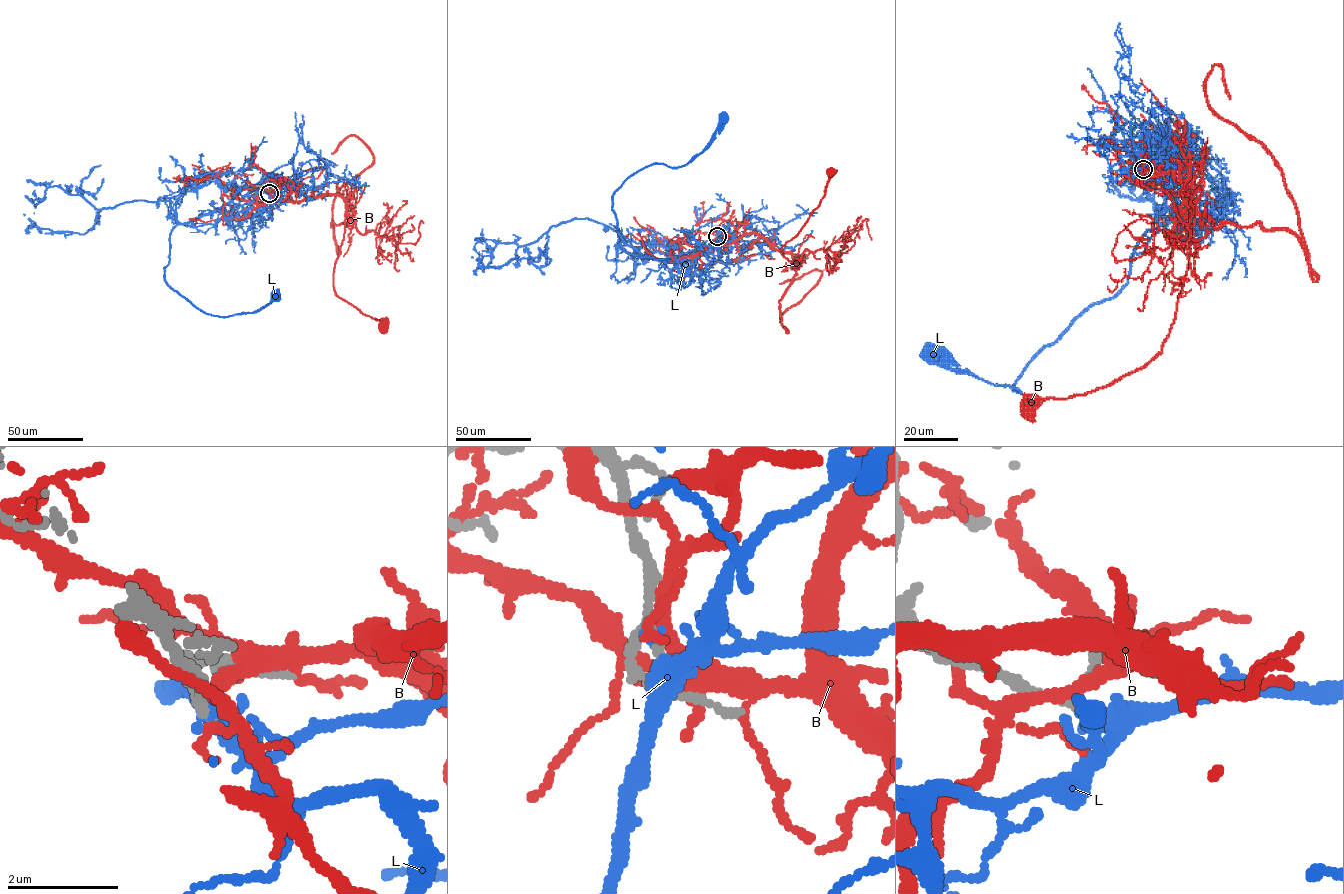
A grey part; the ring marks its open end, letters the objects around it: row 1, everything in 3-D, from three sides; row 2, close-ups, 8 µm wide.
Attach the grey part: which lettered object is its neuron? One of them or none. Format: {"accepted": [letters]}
{"accepted": ["L"]}

